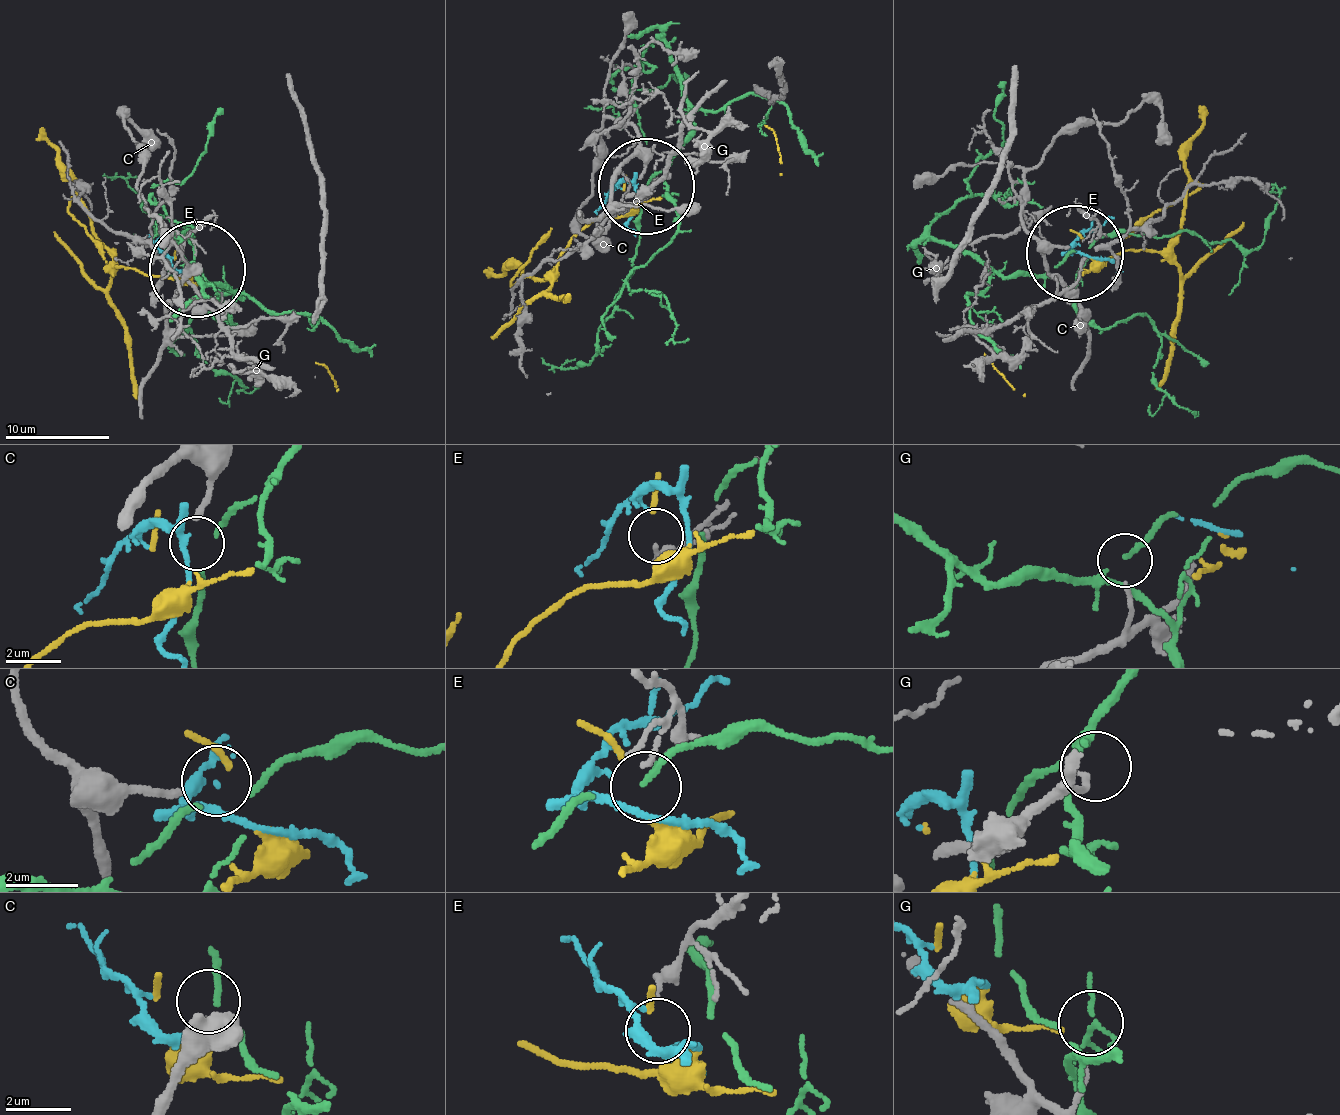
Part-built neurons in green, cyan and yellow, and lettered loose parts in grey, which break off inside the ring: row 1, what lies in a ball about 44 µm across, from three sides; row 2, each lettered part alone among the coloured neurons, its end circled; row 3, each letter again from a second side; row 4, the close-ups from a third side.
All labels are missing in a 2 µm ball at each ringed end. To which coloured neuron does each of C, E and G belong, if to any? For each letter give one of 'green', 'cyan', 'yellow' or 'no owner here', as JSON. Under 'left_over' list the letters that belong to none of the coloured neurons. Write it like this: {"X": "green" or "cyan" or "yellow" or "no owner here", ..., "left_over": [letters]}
{"C": "no owner here", "E": "no owner here", "G": "no owner here", "left_over": ["C", "E", "G"]}

